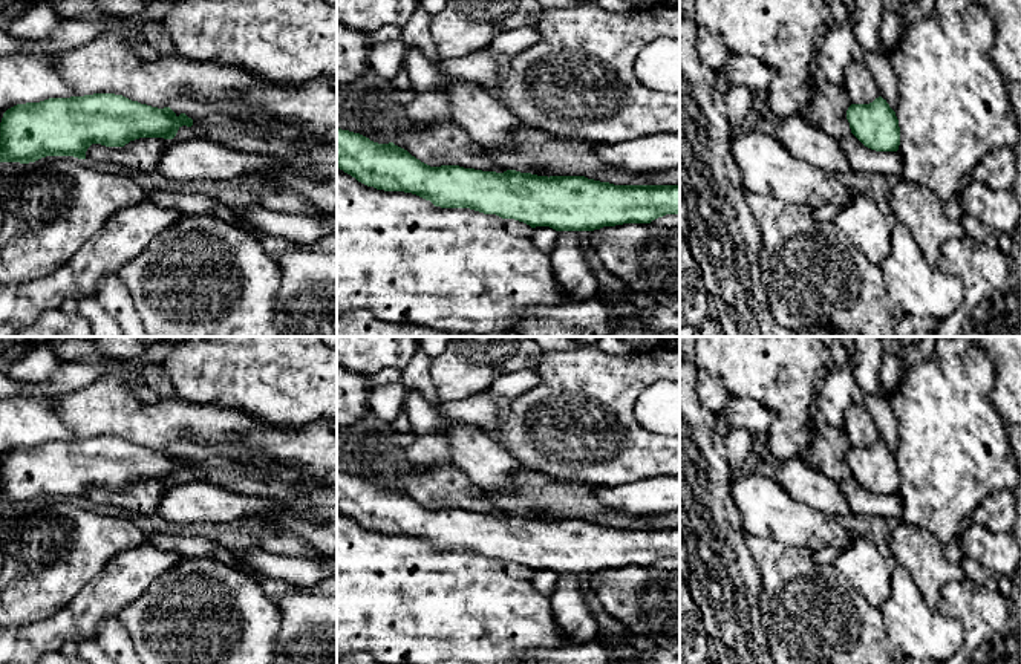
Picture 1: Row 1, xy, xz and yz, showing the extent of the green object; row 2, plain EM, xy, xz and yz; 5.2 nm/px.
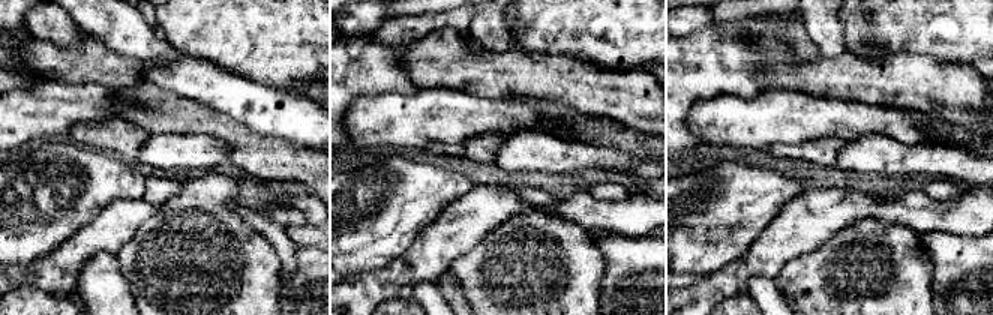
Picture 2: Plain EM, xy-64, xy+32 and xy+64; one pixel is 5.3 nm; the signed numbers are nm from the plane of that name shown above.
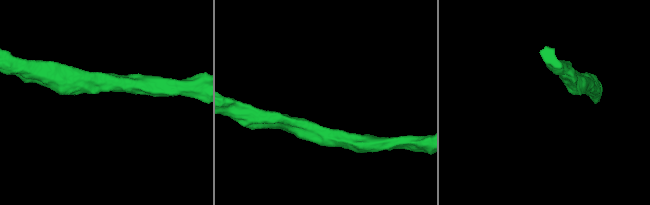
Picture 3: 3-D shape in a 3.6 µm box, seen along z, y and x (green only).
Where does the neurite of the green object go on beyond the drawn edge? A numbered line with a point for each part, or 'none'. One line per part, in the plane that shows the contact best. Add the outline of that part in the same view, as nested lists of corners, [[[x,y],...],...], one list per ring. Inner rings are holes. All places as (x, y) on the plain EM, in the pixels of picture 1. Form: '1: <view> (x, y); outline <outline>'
none

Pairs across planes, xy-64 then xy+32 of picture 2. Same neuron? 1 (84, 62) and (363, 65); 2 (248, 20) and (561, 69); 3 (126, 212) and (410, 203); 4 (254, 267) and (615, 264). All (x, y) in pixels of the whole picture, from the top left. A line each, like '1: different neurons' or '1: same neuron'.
1: different neurons
2: different neurons
3: different neurons
4: different neurons

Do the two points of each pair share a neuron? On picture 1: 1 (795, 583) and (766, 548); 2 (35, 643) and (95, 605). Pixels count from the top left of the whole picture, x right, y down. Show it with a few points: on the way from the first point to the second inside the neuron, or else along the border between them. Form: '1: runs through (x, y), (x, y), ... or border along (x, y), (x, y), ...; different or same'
1: runs through (787, 574), (772, 557); same
2: runs through (51, 635), (63, 632), (80, 618); same

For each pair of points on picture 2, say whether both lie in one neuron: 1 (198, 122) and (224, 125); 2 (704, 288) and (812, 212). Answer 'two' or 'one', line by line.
1: one
2: one

